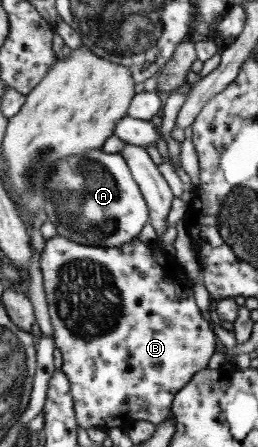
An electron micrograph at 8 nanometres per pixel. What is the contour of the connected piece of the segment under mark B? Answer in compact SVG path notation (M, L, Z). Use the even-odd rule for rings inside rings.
M56 235L45 242L45 247L40 253L40 267L43 276L43 287L51 316L51 324L54 330L55 345L63 355L62 370L70 380L72 386L72 398L74 398L74 409L76 419L81 428L88 429L92 426L101 429L127 428L135 421L148 421L154 425L165 420L171 412L171 401L176 393L188 384L192 375L207 367L207 362L215 353L216 337L212 326L205 314L202 314L192 297L192 283L187 277L179 261L170 258L158 248L157 242L144 243L134 240L132 243L122 244L119 248L105 248L104 246L82 245L80 242L72 241L71 238Z

